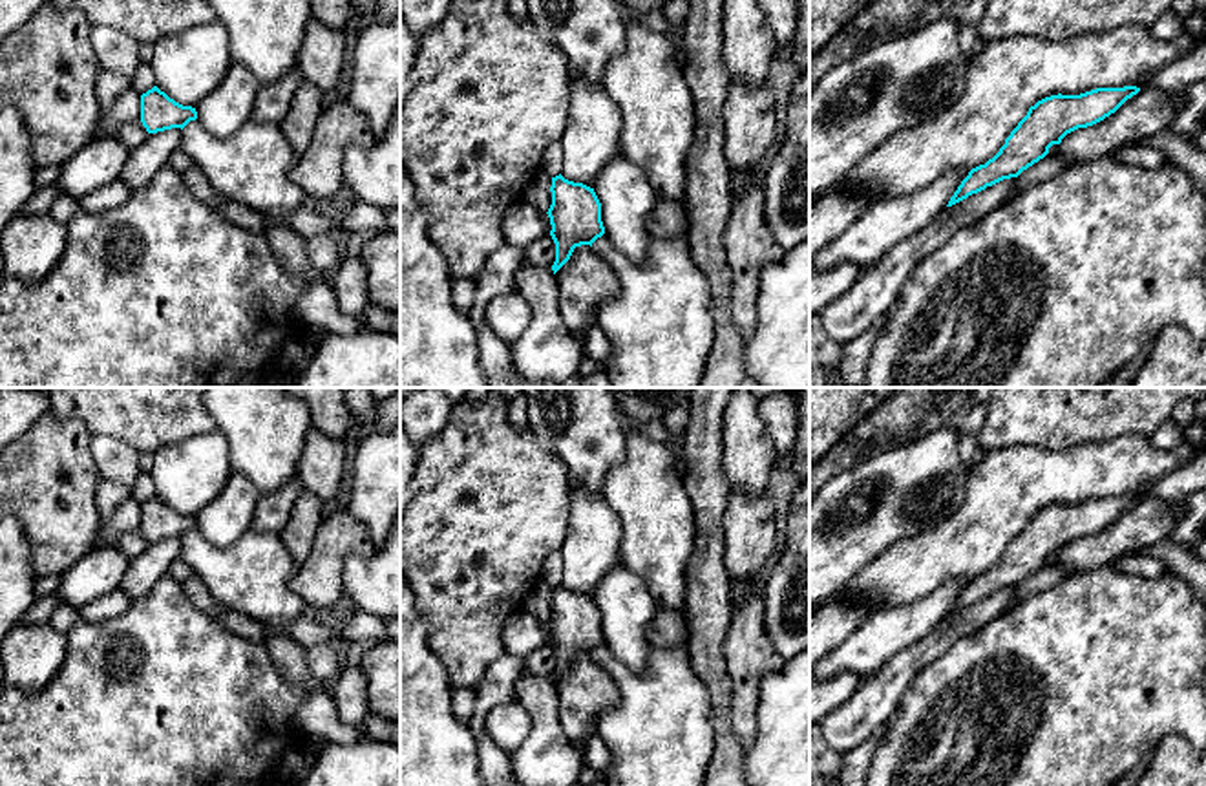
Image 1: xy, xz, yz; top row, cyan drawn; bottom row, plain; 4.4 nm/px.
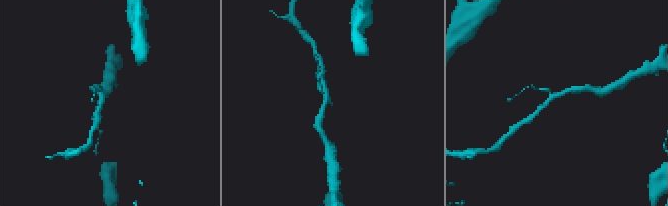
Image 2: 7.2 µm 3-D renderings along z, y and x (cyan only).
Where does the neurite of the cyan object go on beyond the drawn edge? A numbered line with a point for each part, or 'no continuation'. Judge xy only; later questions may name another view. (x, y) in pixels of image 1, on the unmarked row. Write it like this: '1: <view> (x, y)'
no continuation

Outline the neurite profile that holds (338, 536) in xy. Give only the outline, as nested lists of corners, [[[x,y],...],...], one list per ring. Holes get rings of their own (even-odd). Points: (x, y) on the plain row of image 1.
[[[345,508],[323,515],[312,552],[291,579],[309,611],[338,609],[344,601],[344,565],[351,554],[371,556],[375,547],[364,523]]]

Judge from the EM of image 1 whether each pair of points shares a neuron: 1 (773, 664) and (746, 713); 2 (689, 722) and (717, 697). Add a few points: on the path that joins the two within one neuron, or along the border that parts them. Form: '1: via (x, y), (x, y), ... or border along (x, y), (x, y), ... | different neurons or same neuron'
1: via (759, 669), (746, 682), (746, 699) | same neuron
2: border along (689, 664), (708, 691), (715, 744) | different neurons

